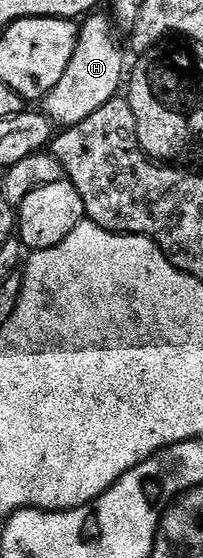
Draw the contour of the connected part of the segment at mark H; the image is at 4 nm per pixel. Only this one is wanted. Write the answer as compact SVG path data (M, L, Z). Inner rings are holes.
M86 16L80 22L75 55L71 57L71 63L67 63L63 79L59 79L59 83L55 83L55 87L51 87L49 94L39 102L40 112L61 129L69 129L72 125L83 123L87 115L95 115L95 111L99 111L103 103L122 92L123 82L127 77L127 65L125 69L121 45L113 38L114 22L108 16L97 16Z

